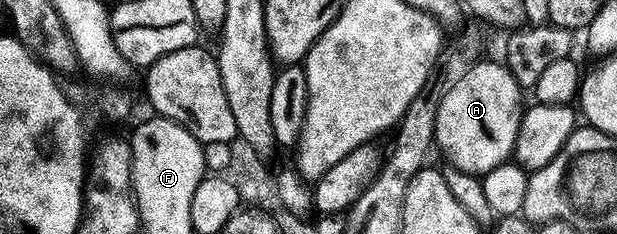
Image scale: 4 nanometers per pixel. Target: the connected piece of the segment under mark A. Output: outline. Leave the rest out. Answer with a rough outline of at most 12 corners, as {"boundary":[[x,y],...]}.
{"boundary":[[481,60],[448,87],[434,142],[485,176],[513,157],[521,87]]}

